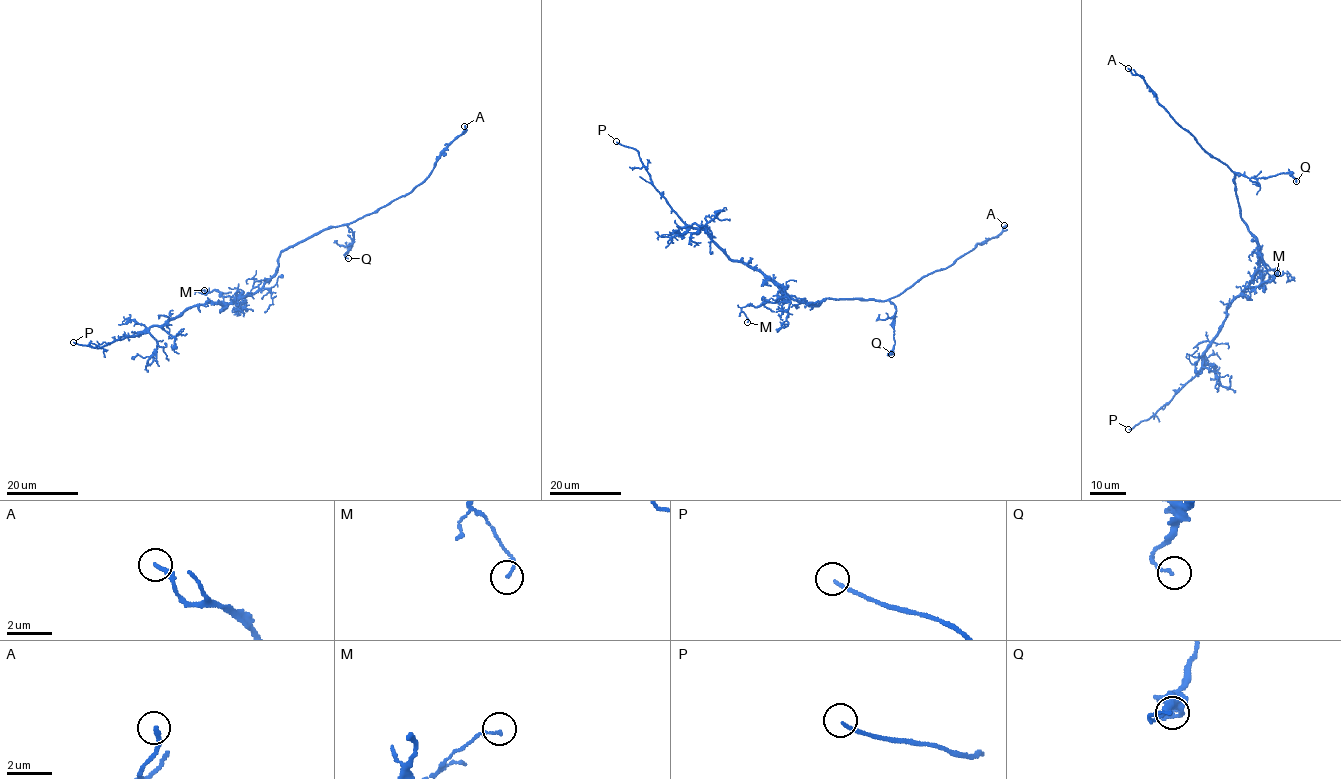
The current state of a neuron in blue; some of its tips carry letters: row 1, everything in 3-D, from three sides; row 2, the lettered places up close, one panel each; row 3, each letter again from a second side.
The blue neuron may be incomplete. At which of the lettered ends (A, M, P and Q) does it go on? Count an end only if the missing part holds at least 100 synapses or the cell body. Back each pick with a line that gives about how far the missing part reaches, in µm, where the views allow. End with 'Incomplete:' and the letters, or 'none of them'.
P: about 10 µm are missing
Incomplete: P

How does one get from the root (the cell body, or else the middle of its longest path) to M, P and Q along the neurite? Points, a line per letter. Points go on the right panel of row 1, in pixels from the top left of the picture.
M: (1257, 245), (1258, 269), (1253, 274), (1261, 274), (1261, 279), (1264, 276), (1264, 283), (1277, 273)
P: (1257, 245), (1258, 269), (1229, 307), (1224, 323), (1204, 352), (1204, 365), (1168, 402), (1149, 418), (1128, 429)
Q: (1257, 245), (1240, 216), (1234, 172), (1255, 178), (1291, 173), (1296, 181)

